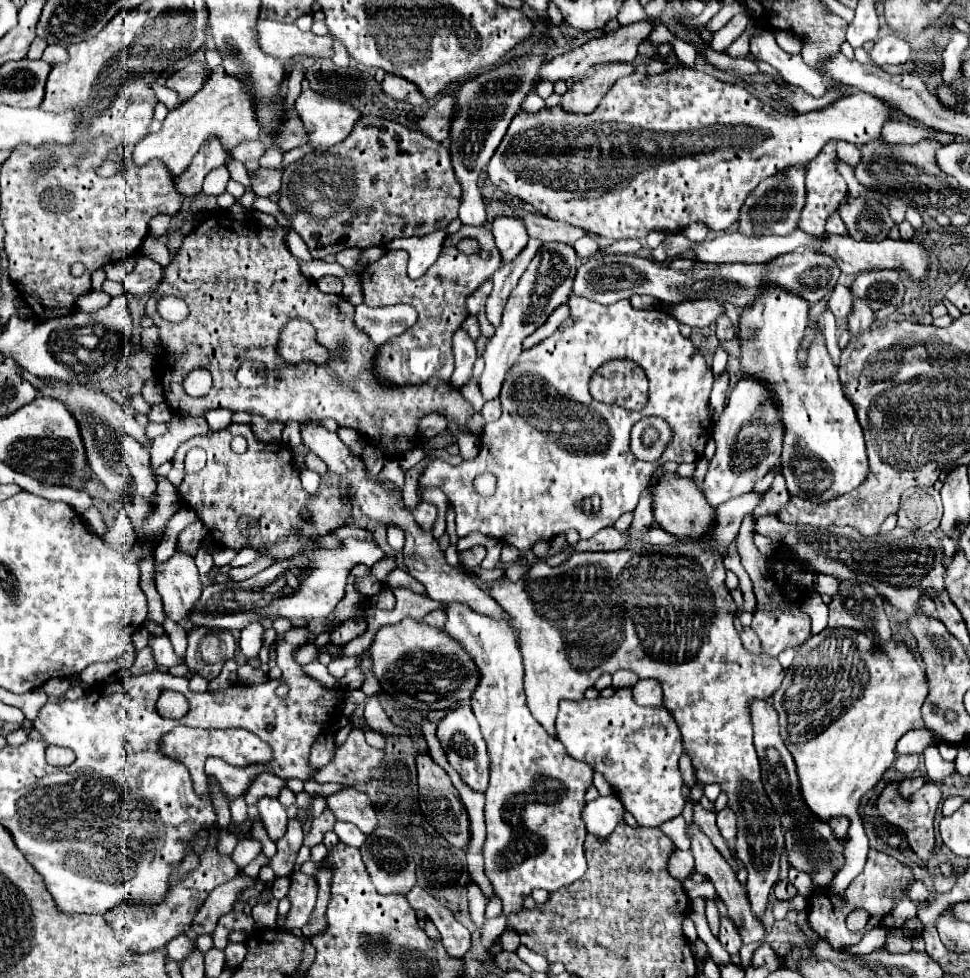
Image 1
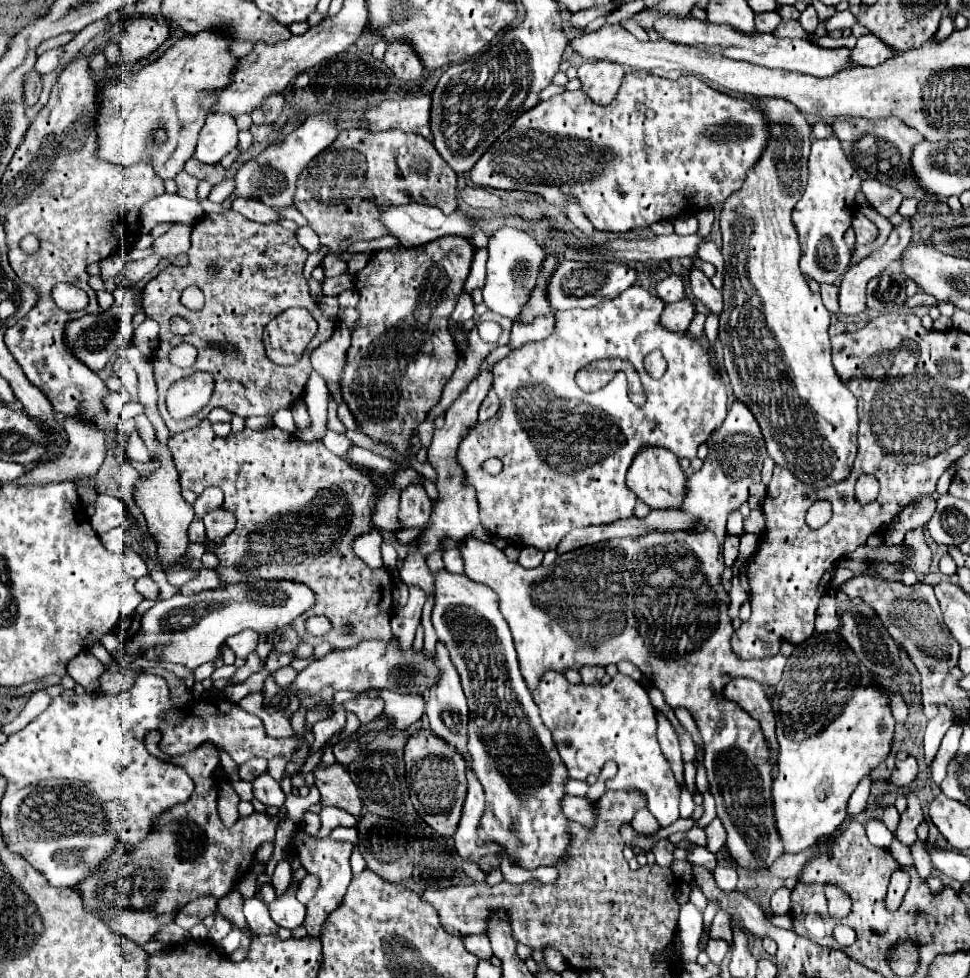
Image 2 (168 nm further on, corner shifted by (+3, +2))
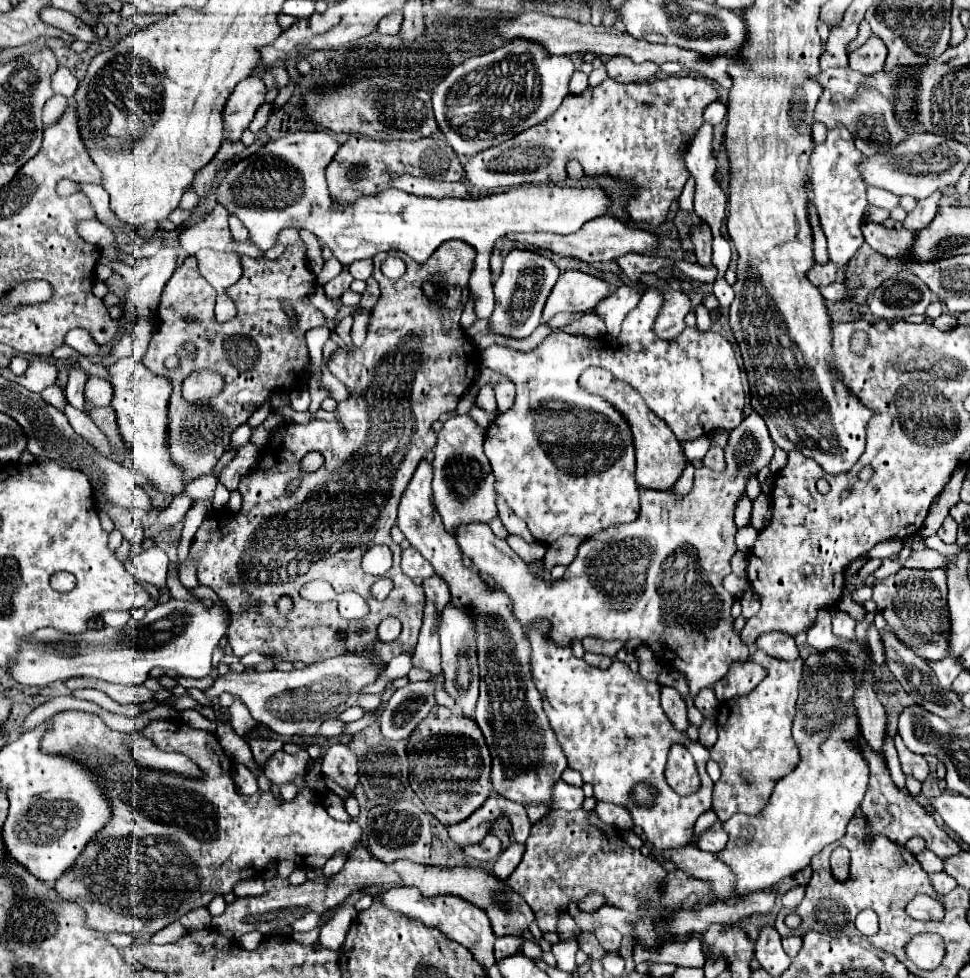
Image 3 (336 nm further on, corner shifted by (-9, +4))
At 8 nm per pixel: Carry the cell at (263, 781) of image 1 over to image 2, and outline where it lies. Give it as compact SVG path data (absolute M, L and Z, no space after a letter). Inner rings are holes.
M251 759L251 761L247 761L245 765L239 767L241 779L249 781L249 783L255 781L263 773L267 773L267 761L263 761L263 759Z

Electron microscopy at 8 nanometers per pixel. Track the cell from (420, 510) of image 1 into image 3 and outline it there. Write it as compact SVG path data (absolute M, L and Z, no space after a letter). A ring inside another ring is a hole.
M421 459L401 497L397 527L403 531L411 547L415 547L435 567L437 575L447 581L453 603L469 605L475 613L481 695L473 717L491 747L493 789L505 799L521 805L545 803L549 807L547 795L551 795L551 783L561 779L561 773L567 769L567 761L563 759L563 751L559 743L555 743L555 733L543 715L541 695L531 683L531 669L527 663L529 647L523 639L521 623L513 615L511 599L505 591L489 589L475 569L461 565L461 551L453 535L445 531L441 515L435 511L431 481L433 465L427 459Z

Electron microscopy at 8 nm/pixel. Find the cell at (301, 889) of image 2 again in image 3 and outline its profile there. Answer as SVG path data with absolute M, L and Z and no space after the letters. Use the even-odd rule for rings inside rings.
M339 851L339 853L335 853L327 863L325 863L325 867L323 867L323 873L325 875L335 875L337 871L341 871L343 869L343 865L345 865L345 853L343 851Z

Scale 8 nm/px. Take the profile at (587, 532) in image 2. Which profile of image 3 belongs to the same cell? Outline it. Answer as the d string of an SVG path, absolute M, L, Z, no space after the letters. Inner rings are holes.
M564 535L549 545L547 555L541 559L541 567L551 571L555 565L569 565L577 555L577 549L586 538L574 535Z

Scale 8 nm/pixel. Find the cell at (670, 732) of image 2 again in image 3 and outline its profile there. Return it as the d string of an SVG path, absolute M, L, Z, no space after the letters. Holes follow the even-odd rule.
M663 685L661 687L661 707L663 711L669 715L669 719L681 729L681 731L687 731L689 727L689 721L687 721L687 705L685 701L681 699L679 691L673 689L673 687L667 687Z

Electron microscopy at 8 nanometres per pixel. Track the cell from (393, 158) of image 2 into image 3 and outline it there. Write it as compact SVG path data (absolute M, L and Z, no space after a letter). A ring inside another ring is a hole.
M349 137L335 155L327 169L327 183L331 195L341 203L355 203L359 195L373 195L387 189L391 175L431 175L445 181L461 181L463 165L459 163L457 153L437 139L419 139L419 141L371 141L365 137Z

